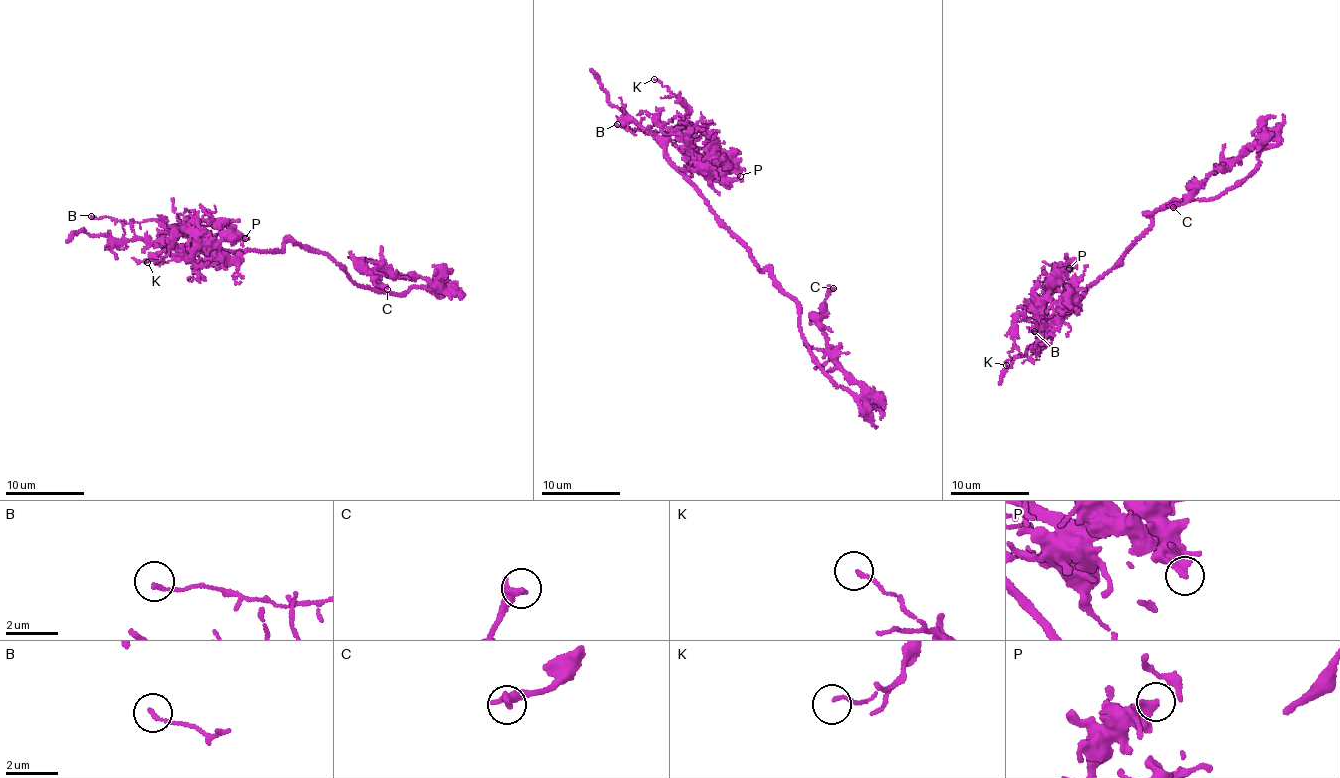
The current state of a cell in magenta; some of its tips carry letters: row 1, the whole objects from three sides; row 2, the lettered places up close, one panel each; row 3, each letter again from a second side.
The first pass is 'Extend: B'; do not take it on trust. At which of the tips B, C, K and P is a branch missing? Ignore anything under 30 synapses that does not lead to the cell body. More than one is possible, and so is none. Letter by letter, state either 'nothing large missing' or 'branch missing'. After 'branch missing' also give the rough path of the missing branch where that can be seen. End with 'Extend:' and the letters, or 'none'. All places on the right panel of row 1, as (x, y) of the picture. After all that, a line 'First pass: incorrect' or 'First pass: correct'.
B: nothing large missing
C: nothing large missing
K: nothing large missing
P: nothing large missing
Extend: none
First pass: incorrect

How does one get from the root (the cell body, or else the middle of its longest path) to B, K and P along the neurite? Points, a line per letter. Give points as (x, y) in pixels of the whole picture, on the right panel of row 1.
B: (1160, 207), (1068, 311), (1042, 318), (1031, 308), (1040, 320), (1034, 331)
K: (1160, 207), (1068, 311), (1042, 318), (1030, 308), (1019, 317), (1006, 365)
P: (1160, 207), (1068, 311), (1051, 315), (1031, 303), (1042, 302), (1069, 268)

